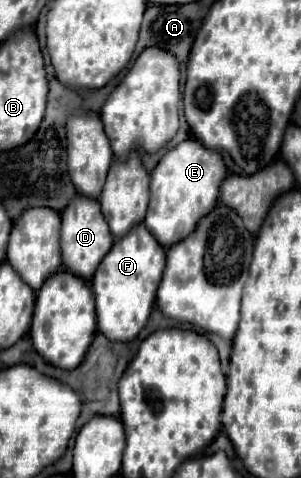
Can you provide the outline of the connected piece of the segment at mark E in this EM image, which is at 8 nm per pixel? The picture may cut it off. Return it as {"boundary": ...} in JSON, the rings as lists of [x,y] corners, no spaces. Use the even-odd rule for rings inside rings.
{"boundary":[[[187,139],[173,151],[165,153],[151,173],[149,207],[145,215],[145,227],[159,239],[161,247],[171,247],[195,231],[195,223],[215,207],[219,199],[219,185],[225,179],[227,169],[217,151],[207,151],[201,143]]]}

